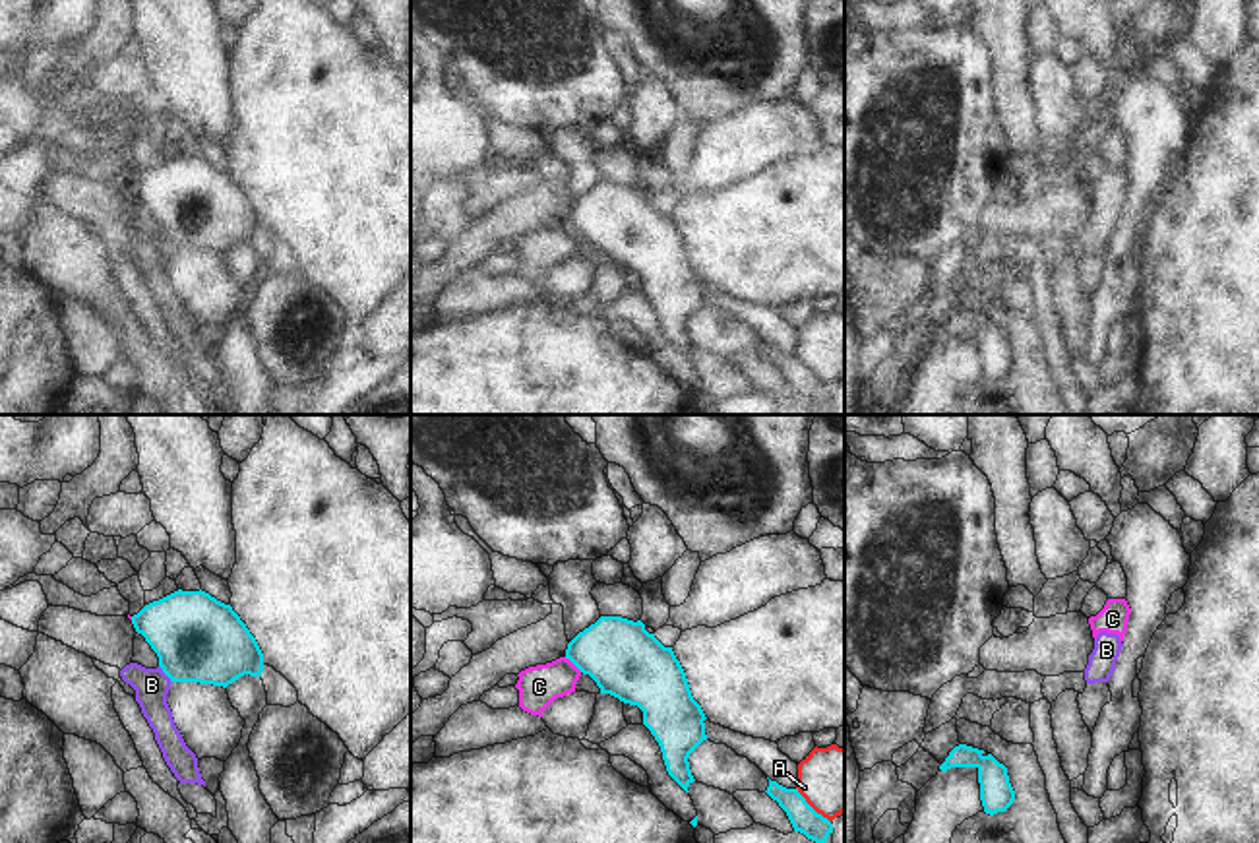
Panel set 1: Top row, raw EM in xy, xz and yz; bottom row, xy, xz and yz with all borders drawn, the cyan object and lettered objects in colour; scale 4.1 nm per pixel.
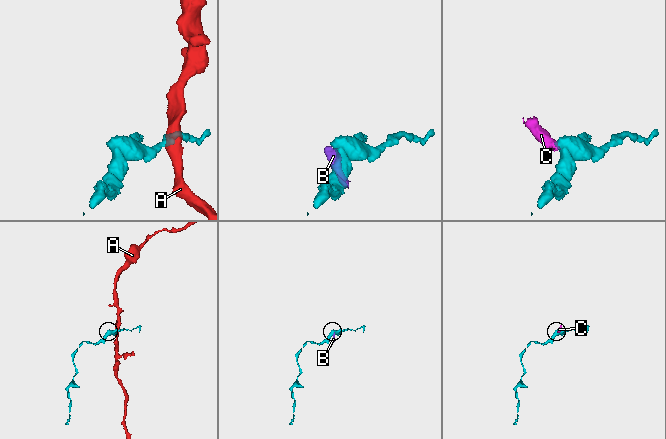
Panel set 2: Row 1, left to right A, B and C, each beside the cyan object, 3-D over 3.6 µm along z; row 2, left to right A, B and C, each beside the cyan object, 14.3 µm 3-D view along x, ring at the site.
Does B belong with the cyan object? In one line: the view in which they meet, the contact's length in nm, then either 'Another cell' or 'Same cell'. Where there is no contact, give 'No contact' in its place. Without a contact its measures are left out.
Touches cyan in xy. Shared border 90 nm. Another cell.

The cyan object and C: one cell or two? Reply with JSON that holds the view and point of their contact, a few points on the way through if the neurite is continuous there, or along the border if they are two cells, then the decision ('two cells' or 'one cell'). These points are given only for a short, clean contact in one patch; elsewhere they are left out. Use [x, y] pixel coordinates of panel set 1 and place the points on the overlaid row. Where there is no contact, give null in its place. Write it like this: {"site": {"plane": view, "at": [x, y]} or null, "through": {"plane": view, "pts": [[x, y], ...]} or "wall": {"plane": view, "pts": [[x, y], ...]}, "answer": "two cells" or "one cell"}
{"site": {"plane": "xz", "at": [574, 663]}, "wall": {"plane": "xz", "pts": [[564, 657], [582, 671]]}, "answer": "two cells"}

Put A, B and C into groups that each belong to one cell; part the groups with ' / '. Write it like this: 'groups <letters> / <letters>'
groups A / B C

